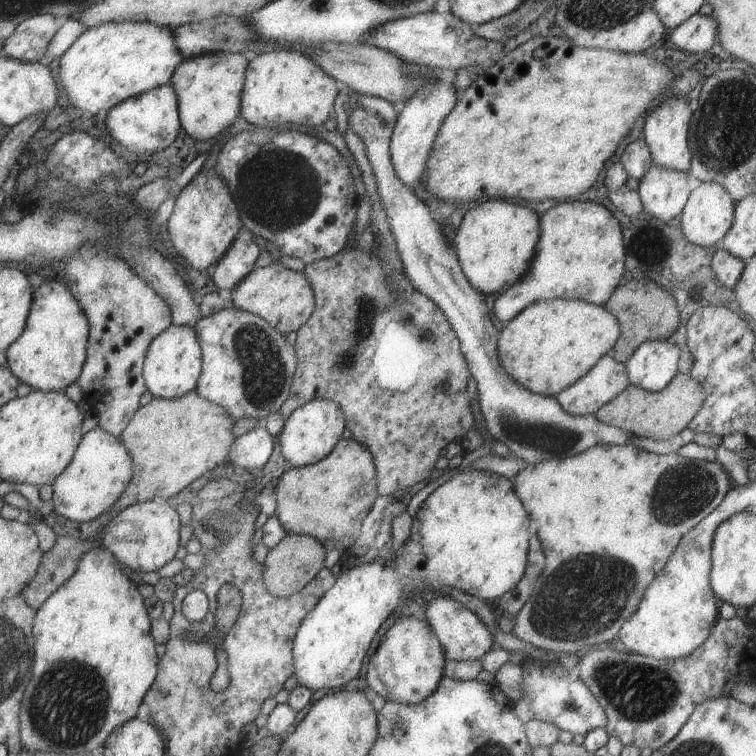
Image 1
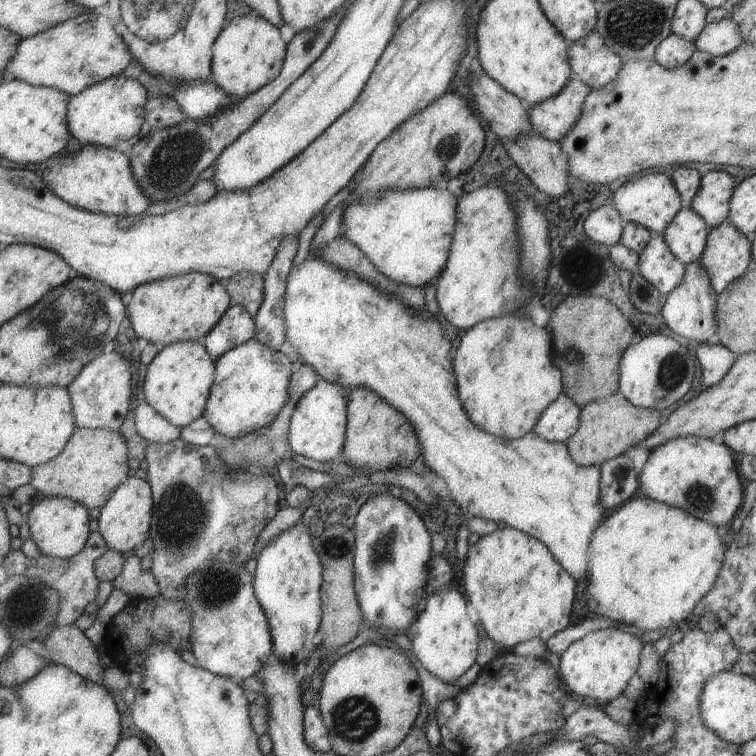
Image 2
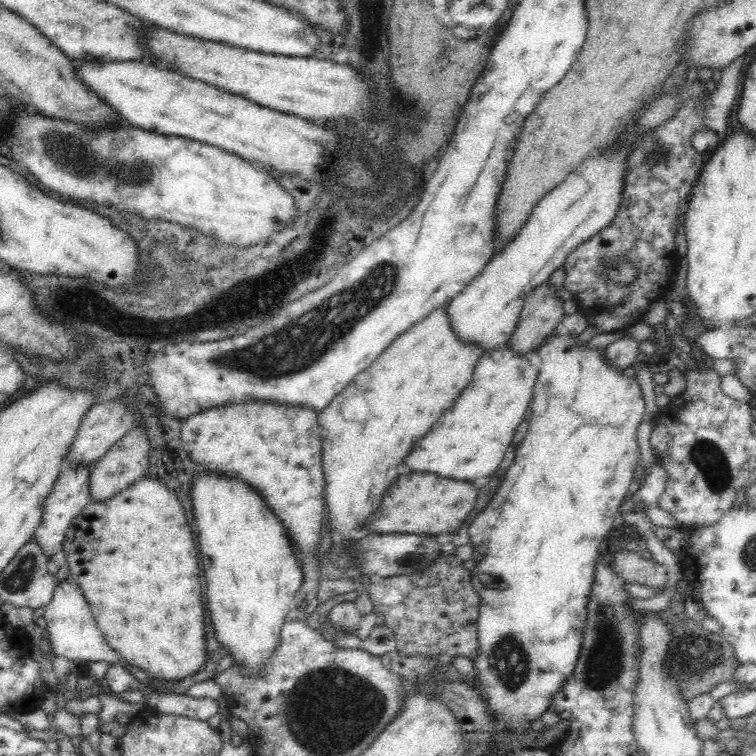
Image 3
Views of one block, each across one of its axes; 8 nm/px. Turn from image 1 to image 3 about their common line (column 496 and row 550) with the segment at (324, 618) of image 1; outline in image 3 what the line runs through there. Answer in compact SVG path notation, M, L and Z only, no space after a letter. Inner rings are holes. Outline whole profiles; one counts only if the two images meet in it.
M554 332L552 336L548 336L548 340L544 340L544 344L534 350L536 355L540 357L540 368L536 374L532 402L529 406L532 410L532 416L529 419L527 436L516 448L513 463L500 476L501 485L488 506L478 513L478 516L472 520L469 526L469 540L474 545L473 560L476 561L472 570L472 582L480 595L479 619L476 621L480 656L476 656L473 660L478 671L476 689L486 699L488 709L494 713L494 717L500 717L498 721L502 721L502 725L504 725L497 727L496 731L506 730L516 731L516 733L526 731L530 728L531 721L540 719L543 713L549 712L549 705L556 690L561 688L561 685L572 675L579 656L583 636L584 612L586 612L586 602L588 602L588 595L586 594L590 592L592 586L598 546L604 540L604 536L614 530L612 527L615 520L614 516L618 513L618 508L640 467L641 457L637 428L645 420L644 395L642 395L640 384L635 377L624 374L623 369L612 366L605 357L603 349L591 347L588 342L578 344L577 337L579 335Z

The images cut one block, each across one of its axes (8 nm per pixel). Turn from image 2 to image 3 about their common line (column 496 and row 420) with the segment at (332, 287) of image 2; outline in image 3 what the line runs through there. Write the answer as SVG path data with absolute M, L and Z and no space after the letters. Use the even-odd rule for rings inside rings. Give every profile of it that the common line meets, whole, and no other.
M507 345L486 350L476 362L472 378L464 390L455 398L452 406L432 425L431 430L420 440L420 444L416 443L408 455L408 460L403 460L402 464L418 472L434 472L456 480L476 480L482 476L491 478L498 475L494 472L498 470L502 456L511 446L516 429L524 421L524 414L531 405L538 368L540 368L540 357L534 351L520 354Z

